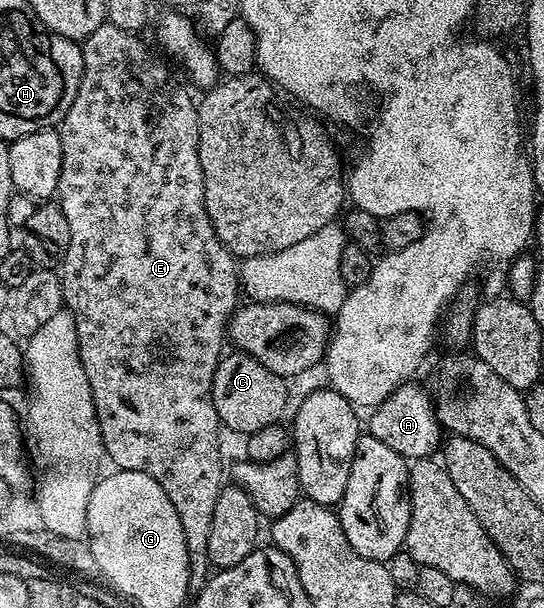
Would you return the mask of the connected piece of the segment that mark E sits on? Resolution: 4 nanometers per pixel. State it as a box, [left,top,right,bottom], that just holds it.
[55,21,239,592]

